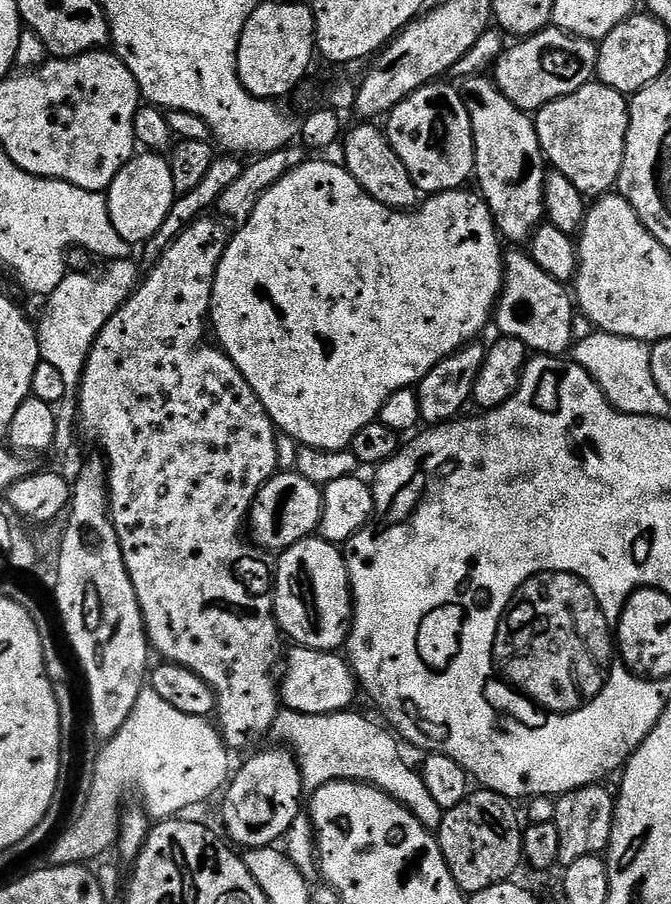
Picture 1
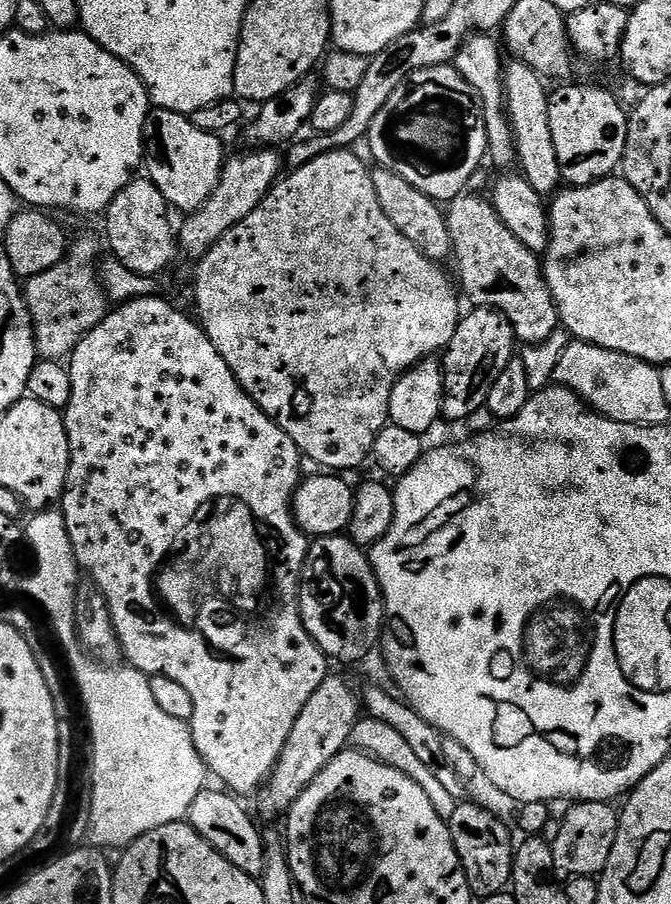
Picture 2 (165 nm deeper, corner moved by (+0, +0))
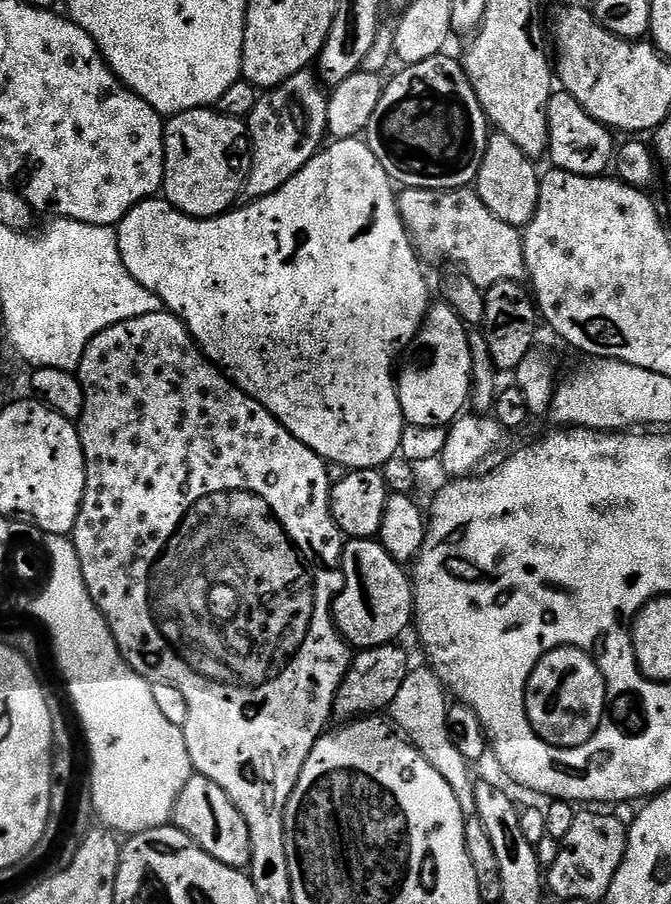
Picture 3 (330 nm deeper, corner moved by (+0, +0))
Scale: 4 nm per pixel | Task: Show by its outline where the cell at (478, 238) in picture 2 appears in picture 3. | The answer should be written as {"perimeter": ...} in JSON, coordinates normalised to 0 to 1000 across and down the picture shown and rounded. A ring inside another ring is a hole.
{"perimeter":[[[702,207],[675,208],[671,212],[639,208],[604,208],[592,216],[590,227],[608,260],[627,280],[657,279],[680,292],[687,292],[690,304],[700,306],[717,321],[735,319],[742,312],[779,311],[787,303],[781,284],[781,262],[776,253],[748,246],[718,223],[718,219]]]}

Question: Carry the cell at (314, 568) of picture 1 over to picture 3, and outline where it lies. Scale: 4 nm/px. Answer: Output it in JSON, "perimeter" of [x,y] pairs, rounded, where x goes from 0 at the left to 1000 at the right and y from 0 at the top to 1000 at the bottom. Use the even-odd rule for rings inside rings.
{"perimeter":[[[520,596],[507,618],[513,646],[495,666],[495,685],[508,704],[526,718],[562,717],[595,709],[617,686],[614,643],[604,625],[596,624],[565,600],[565,596]]]}

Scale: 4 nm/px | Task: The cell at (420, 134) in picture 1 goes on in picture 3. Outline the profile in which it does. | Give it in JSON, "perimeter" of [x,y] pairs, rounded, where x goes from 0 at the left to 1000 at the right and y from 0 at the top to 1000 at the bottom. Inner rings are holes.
{"perimeter":[[[668,60],[635,64],[635,69],[610,71],[572,94],[569,113],[551,131],[545,158],[557,166],[557,175],[569,179],[569,188],[583,197],[586,205],[604,208],[639,208],[671,212],[675,208],[694,208],[708,200],[724,170],[730,138],[727,127],[718,122],[706,100],[700,95],[690,70],[672,66]]]}

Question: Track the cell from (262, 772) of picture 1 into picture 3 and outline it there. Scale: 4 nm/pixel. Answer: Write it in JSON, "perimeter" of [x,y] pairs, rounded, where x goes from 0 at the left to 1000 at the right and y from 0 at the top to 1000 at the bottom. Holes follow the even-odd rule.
{"perimeter":[[[595,711],[571,712],[562,717],[544,717],[532,720],[513,747],[510,759],[504,759],[504,768],[498,772],[495,791],[507,799],[523,799],[550,790],[566,790],[566,787],[583,784],[589,770],[605,754],[611,742],[608,726],[596,718]]]}

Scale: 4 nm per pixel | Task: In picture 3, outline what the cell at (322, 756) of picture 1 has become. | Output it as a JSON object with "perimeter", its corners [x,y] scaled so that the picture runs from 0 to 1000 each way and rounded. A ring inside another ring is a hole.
{"perimeter":[[[615,738],[608,744],[605,754],[599,754],[593,769],[581,784],[583,800],[605,815],[610,823],[614,823],[665,861],[671,874],[677,874],[677,883],[683,883],[683,892],[689,892],[693,900],[703,900],[709,897],[706,887],[706,874],[709,863],[703,858],[705,846],[689,834],[683,834],[683,825],[671,821],[671,808],[668,806],[668,785],[671,782],[671,770],[662,759],[662,753],[651,750],[642,738]]]}

